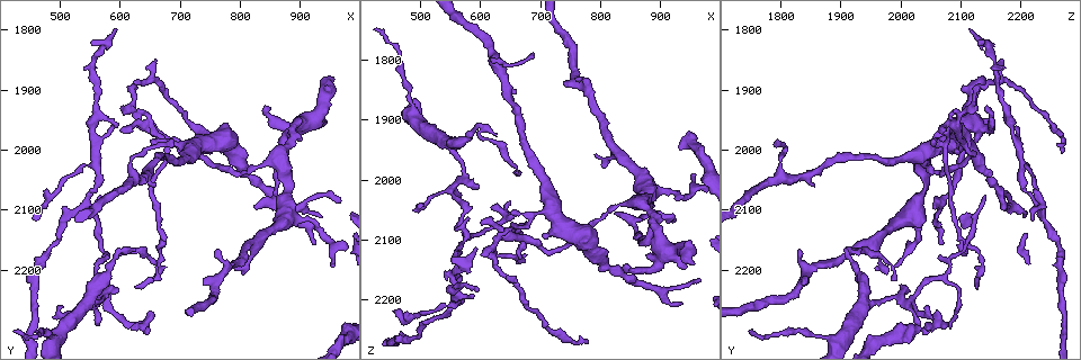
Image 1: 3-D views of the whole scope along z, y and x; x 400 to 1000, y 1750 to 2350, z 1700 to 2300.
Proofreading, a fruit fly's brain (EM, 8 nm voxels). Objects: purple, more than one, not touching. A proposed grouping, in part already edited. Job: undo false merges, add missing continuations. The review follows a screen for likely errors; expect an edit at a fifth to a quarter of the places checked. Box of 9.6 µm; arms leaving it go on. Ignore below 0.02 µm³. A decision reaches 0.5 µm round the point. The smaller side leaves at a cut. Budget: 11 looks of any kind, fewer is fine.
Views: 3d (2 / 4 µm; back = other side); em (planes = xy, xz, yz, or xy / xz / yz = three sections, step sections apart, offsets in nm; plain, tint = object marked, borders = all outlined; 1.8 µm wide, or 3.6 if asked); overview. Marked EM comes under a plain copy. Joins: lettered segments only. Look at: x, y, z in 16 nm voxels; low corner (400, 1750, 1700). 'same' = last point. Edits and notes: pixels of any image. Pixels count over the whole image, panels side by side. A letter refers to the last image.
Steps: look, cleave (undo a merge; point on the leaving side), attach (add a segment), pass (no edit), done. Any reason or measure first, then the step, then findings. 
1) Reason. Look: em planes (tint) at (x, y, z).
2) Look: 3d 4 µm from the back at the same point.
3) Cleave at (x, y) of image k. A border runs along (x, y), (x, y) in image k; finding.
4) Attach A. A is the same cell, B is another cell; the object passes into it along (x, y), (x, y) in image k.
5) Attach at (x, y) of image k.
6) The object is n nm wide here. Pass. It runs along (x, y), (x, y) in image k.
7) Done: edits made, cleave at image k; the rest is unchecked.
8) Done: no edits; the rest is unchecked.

Tapers out. Look: 3d 2 µm at (460, 2120, 2220).

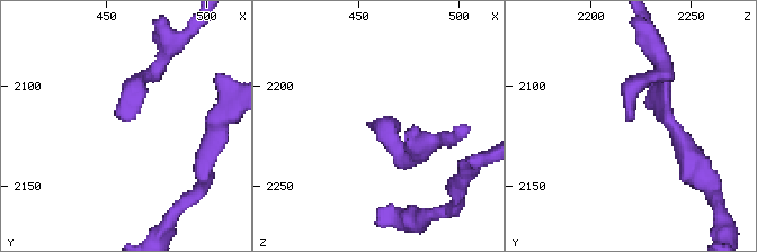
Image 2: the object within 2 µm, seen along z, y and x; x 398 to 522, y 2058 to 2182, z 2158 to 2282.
Shape alone is not enough. Look: em 3.6 µm planes (tint) at (459, 2117, 2218).

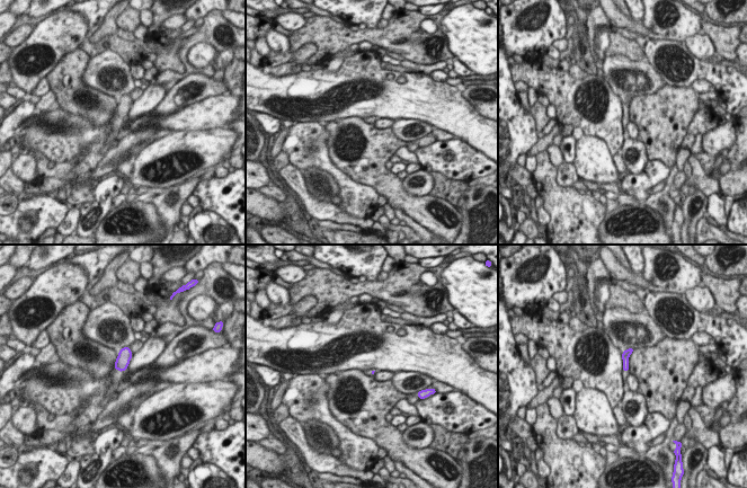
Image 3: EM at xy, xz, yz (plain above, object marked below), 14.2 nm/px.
Look: em 3.6 µm planes (borders) at the same point.

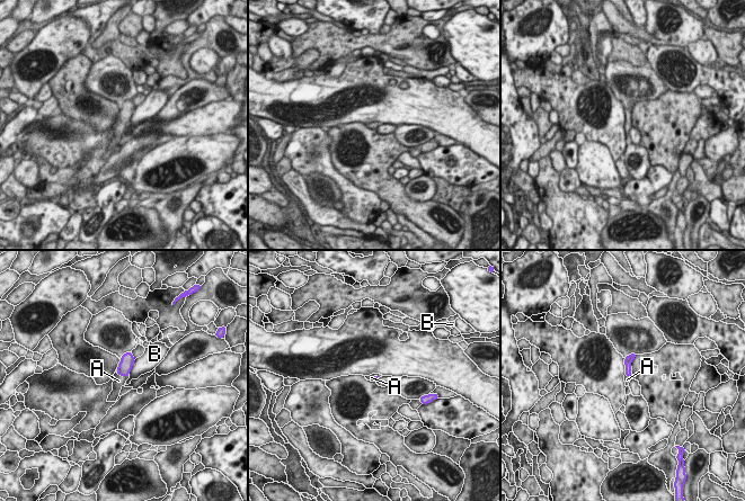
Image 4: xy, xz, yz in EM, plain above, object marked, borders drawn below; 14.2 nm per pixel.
Attach at (118, 381) of image 4. A is the same cell, B is another cell; the object passes into it along (126, 361), (123, 376), (118, 381) in image 4; the neuron continues.

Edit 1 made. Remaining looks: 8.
Four-way junction. Look: em xy step 8 (tint) at (720, 1995, 2055).

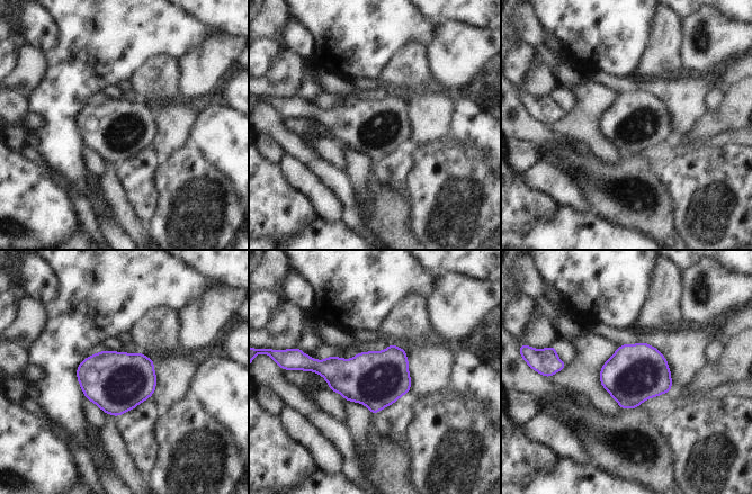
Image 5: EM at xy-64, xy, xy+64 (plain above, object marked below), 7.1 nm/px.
Look: em planes (borders) at the same point.

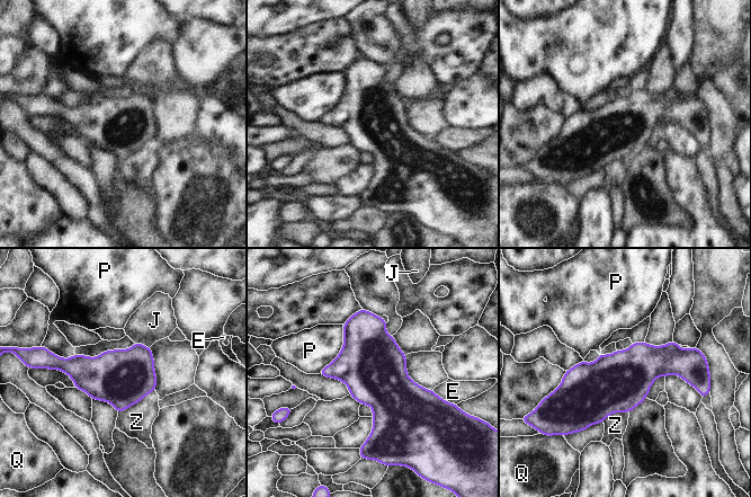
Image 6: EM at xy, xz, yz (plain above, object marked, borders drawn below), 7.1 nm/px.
Pass. E, J, P, Q and Z are other cells; a border runs along (342, 325), (342, 348), (318, 373) in image 6; continuous, no second neuron.

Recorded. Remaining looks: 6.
Branch stops here. Look: 3d 4 µm at (660, 1850, 2170).

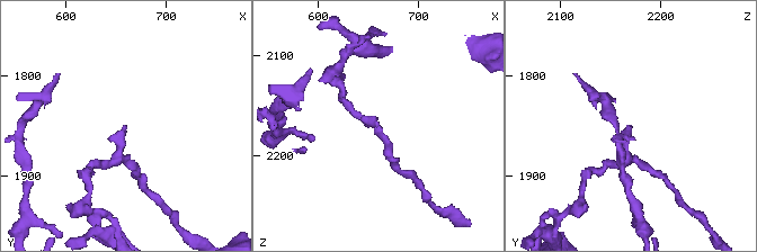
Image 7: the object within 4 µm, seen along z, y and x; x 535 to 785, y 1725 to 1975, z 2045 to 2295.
Need the tissue. Look: em planes (tint) at (660, 1850, 2168).

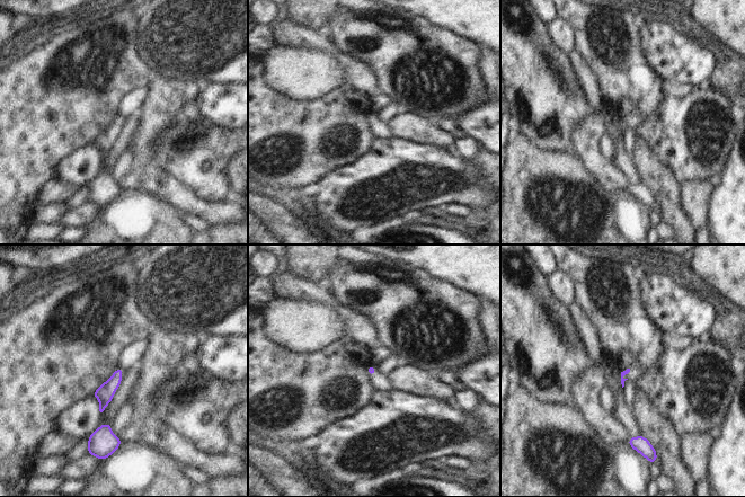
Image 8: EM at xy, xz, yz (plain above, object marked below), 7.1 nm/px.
What lies round it. Look: em planes (borders) at the same point.

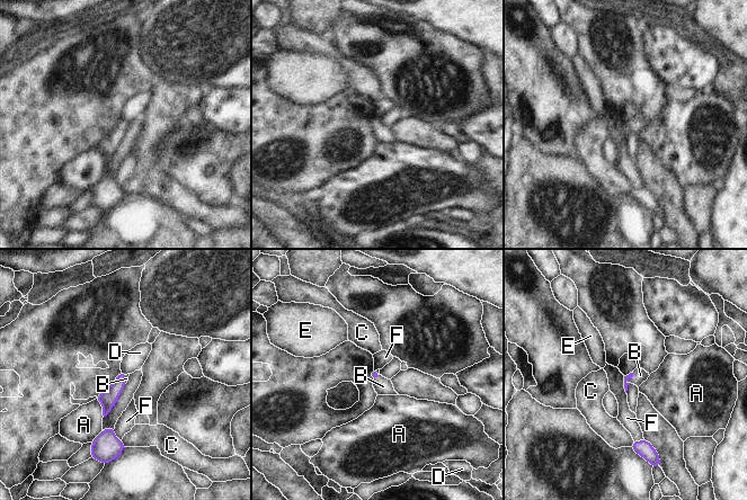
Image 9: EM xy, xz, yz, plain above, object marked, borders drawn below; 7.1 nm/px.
The longest contact is with A, 140 nm. Attach at (640, 375) of image 9. B is the same cell, A, C, D, E and F are other cells; the neuron continues.

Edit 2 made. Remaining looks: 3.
Look: overview.

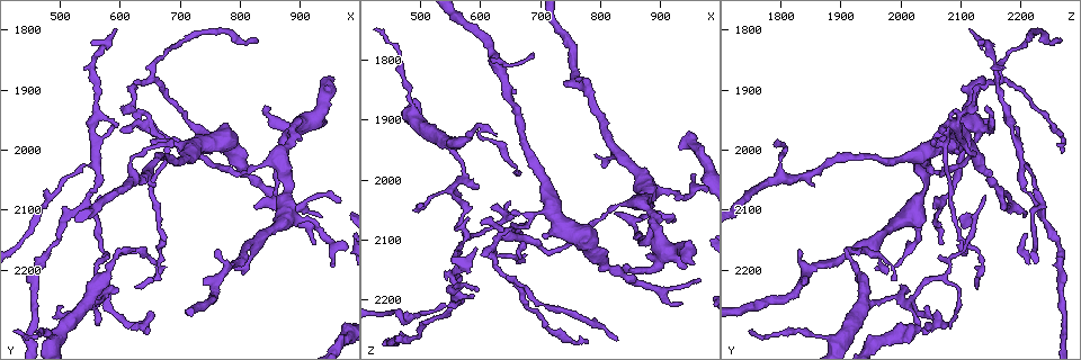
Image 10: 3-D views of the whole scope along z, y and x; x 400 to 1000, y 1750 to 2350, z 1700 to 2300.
Free end. Look: em yz step 4 (tint) at (955, 1880, 2135).

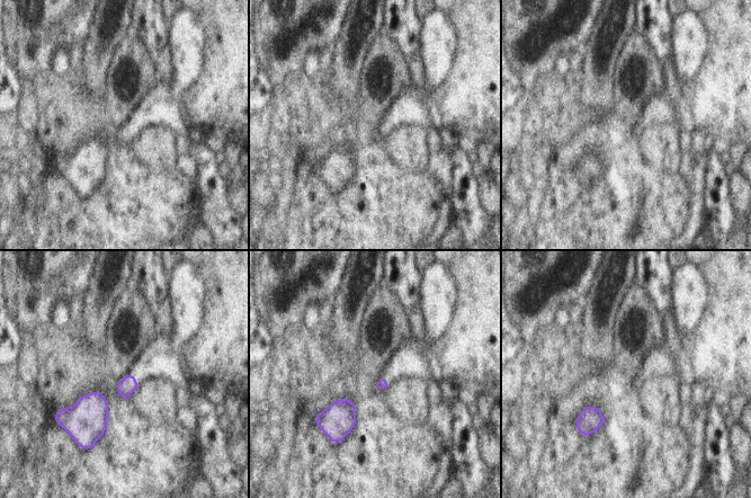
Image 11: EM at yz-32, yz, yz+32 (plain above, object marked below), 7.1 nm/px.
Look: em planes (borders) at the same point.

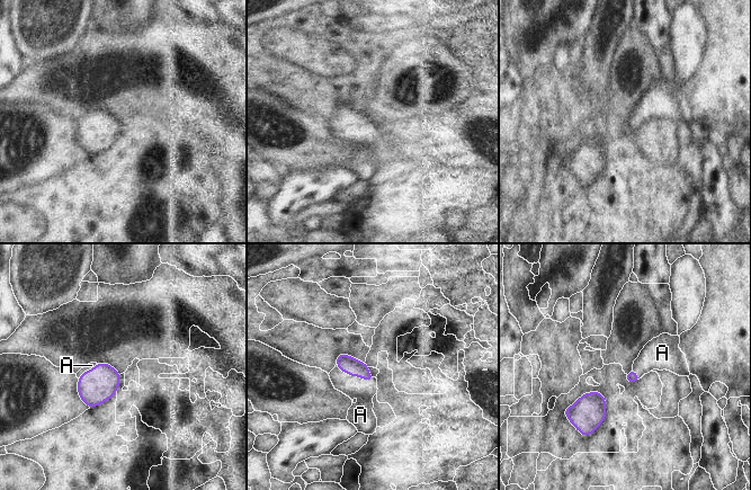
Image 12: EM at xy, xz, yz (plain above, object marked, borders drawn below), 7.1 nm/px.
The longest contact is with A, 300 nm. Attach at (355, 388) of image 12. A is the same cell; the neuron continues.

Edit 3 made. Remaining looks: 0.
Done: edits made, attach at image 4, attach at image 9, attach at image 12; the rest is unchecked.

